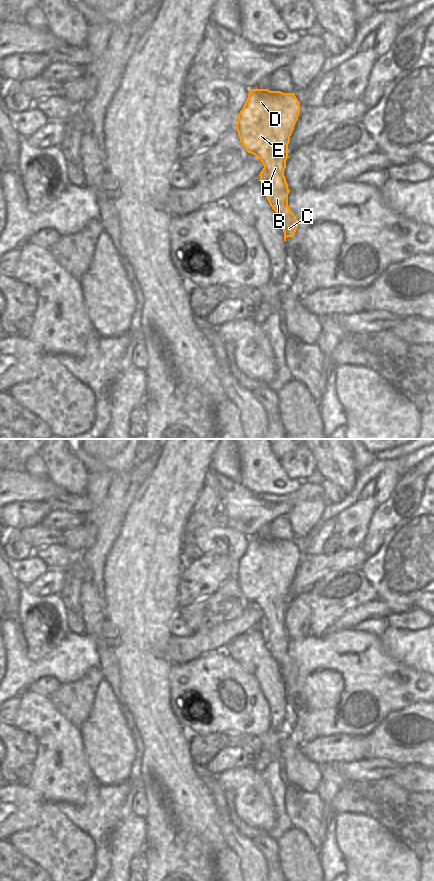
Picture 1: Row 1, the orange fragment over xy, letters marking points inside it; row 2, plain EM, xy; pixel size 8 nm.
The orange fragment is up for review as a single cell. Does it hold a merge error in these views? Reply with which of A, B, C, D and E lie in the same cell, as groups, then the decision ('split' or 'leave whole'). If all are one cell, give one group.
groups A B C D E; leave whole

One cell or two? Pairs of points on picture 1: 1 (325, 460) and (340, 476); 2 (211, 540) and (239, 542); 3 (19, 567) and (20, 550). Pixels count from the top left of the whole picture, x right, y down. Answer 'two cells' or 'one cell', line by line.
1: one cell
2: one cell
3: two cells

